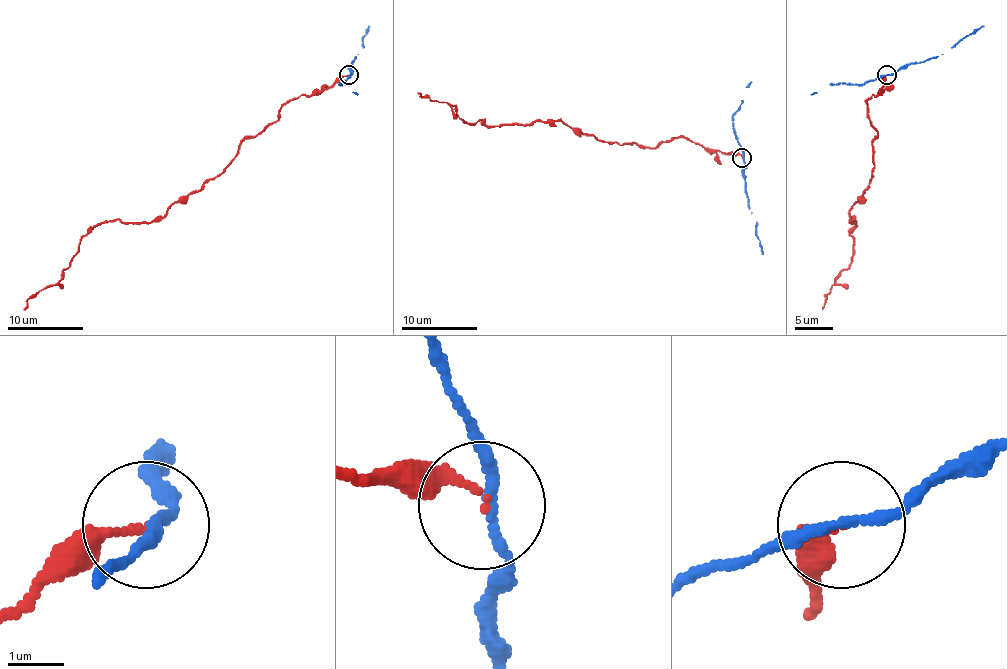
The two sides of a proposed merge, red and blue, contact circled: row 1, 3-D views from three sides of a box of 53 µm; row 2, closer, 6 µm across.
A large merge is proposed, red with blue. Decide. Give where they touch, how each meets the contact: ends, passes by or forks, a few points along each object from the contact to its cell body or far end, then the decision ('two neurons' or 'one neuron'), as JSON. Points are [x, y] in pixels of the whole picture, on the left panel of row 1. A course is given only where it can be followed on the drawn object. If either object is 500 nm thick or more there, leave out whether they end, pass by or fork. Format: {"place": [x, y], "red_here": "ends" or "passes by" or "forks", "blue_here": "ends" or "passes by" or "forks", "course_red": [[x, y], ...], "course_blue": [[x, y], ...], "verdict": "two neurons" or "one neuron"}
{"place": [348, 75], "red_here": "ends", "blue_here": "passes by", "course_red": [[348, 74], [287, 101], [278, 118], [240, 145], [226, 168], [162, 217], [97, 223], [63, 276], [23, 310]], "course_blue": [[348, 74], [352, 73], [354, 57], [363, 48], [369, 25]], "verdict": "two neurons"}

